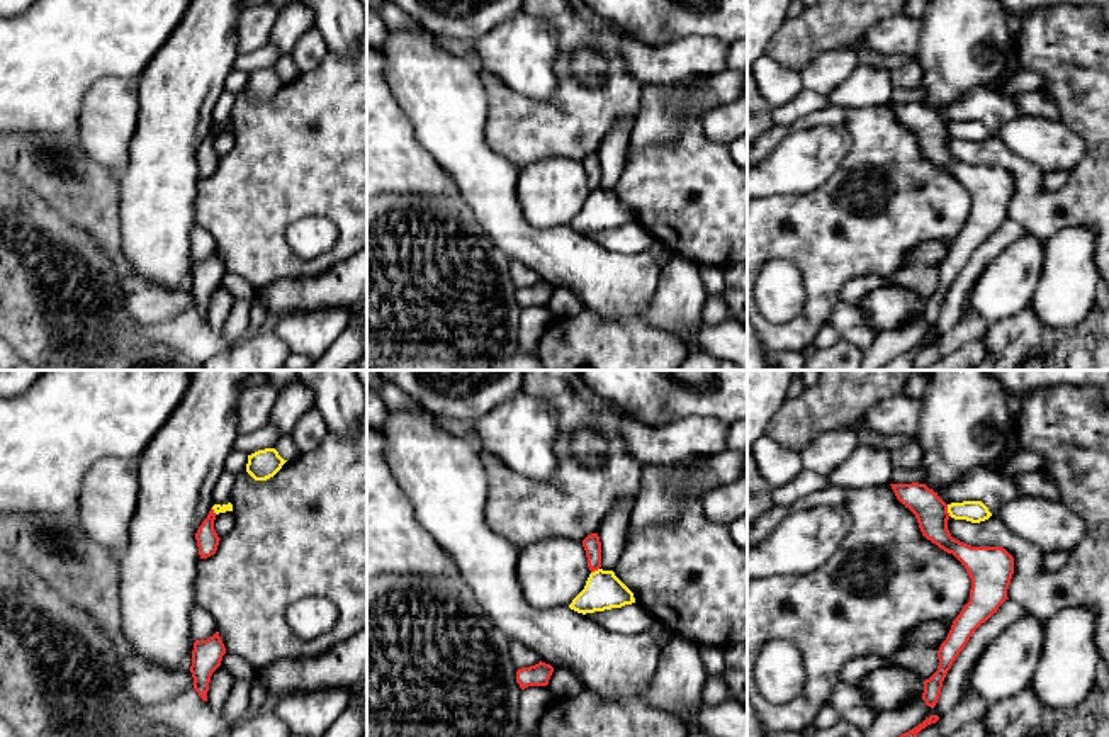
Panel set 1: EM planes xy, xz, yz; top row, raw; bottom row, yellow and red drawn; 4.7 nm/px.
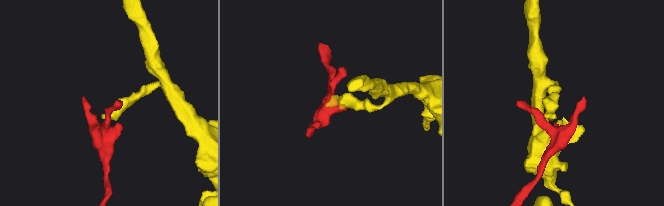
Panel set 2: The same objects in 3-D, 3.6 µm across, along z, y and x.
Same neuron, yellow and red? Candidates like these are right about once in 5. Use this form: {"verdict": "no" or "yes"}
{"verdict": "no"}

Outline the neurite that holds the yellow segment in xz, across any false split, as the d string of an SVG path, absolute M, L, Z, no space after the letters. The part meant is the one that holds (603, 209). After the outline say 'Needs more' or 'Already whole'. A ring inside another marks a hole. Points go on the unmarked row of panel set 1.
M598 188L589 194L584 209L569 224L577 233L594 233L635 222L633 212L613 190Z. Already whole

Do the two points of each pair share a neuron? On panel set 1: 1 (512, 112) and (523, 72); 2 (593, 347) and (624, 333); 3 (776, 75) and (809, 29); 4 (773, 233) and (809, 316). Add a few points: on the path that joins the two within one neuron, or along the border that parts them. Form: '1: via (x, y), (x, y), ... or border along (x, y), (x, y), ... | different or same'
1: border along (488, 70), (535, 99), (557, 89) | different
2: via (600, 347), (610, 347), (617, 340) | same
3: border along (766, 53), (799, 73) | different
4: via (795, 252), (814, 270), (814, 294) | same

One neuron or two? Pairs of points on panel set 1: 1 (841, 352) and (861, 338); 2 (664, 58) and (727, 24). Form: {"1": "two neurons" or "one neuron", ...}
{"1": "two neurons", "2": "two neurons"}

